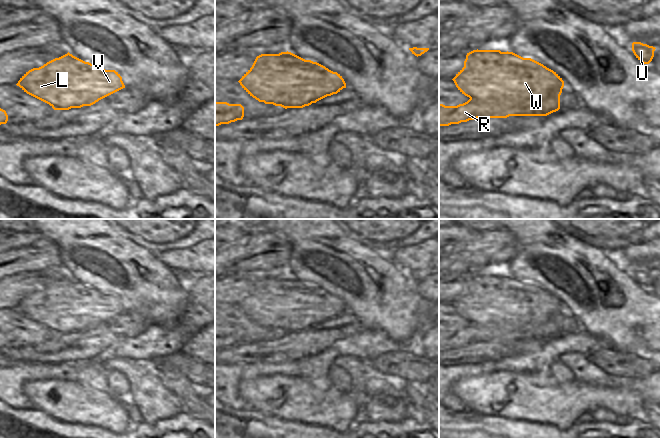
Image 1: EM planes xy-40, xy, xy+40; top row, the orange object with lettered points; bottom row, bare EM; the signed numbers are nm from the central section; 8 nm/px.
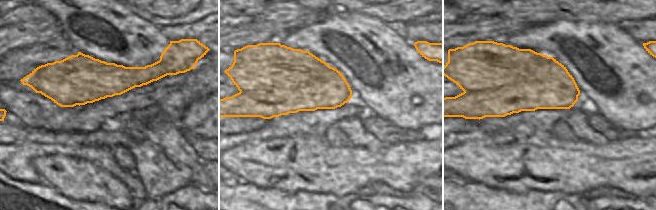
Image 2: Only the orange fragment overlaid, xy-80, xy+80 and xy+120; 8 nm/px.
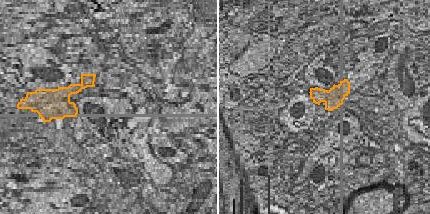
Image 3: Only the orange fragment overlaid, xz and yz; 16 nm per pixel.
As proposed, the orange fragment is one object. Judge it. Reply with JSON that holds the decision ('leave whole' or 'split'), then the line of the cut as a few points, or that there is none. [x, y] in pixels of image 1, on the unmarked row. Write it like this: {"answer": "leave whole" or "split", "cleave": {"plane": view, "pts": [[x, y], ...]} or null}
{"answer": "split", "cleave": {"plane": "xy+40", "pts": [[561, 313], [520, 329], [498, 322], [470, 323]]}}

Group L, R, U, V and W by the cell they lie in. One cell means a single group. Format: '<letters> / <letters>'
L V W / R U

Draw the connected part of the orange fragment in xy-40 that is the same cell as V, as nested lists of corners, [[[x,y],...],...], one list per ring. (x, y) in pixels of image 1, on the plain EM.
[[[69,276],[29,294],[16,309],[54,334],[91,330],[125,312],[115,294],[105,294]]]

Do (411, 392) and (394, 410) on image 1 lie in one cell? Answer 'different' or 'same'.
different

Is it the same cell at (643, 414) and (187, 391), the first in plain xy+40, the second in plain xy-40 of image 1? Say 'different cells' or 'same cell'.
same cell

